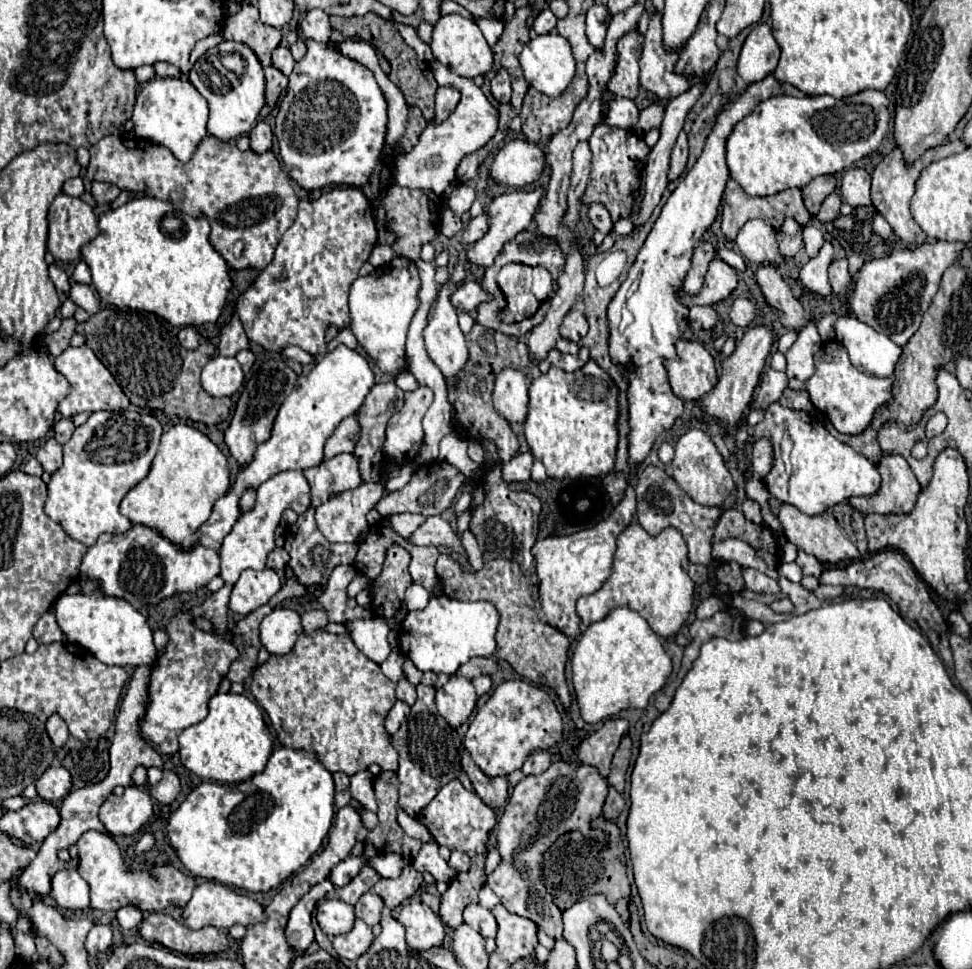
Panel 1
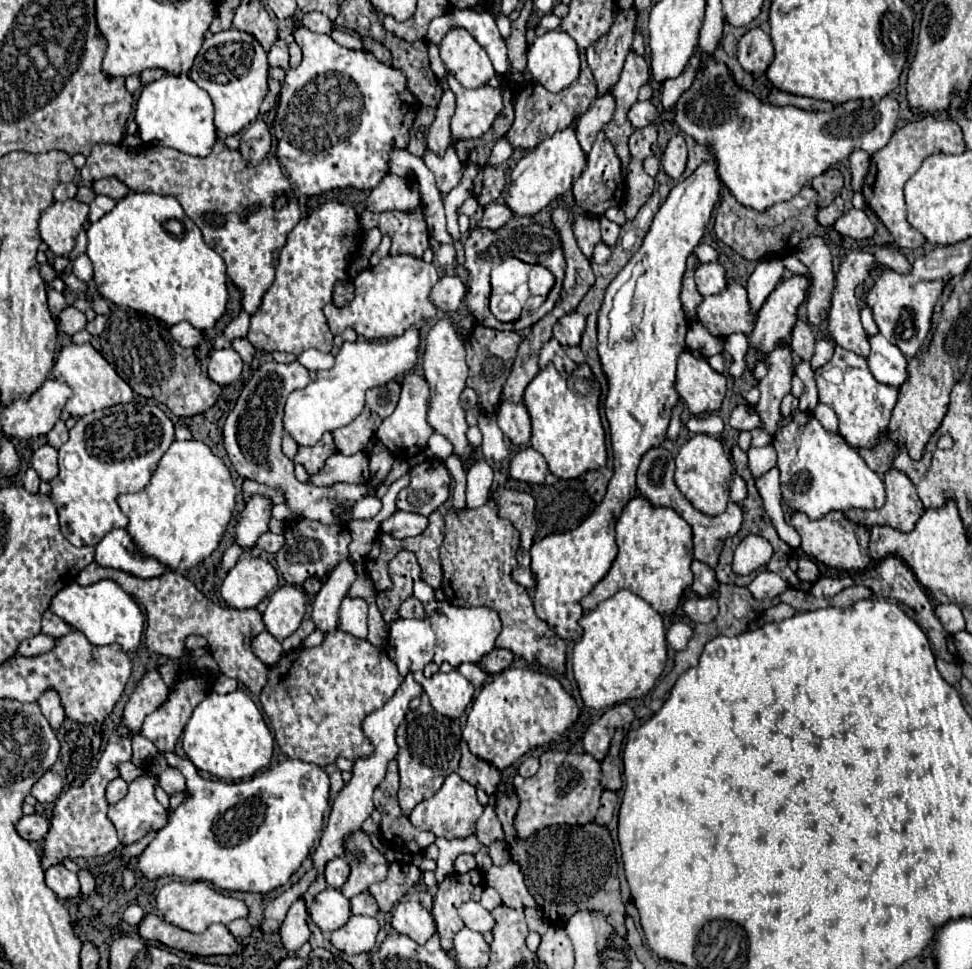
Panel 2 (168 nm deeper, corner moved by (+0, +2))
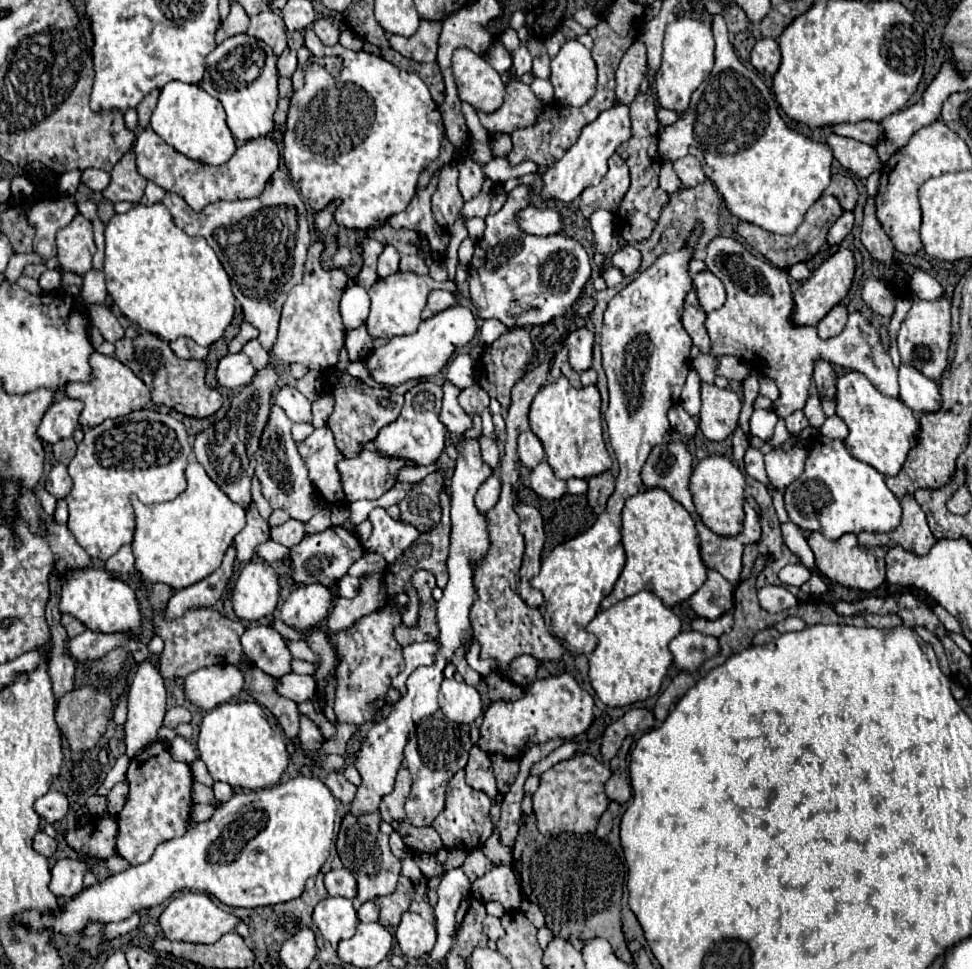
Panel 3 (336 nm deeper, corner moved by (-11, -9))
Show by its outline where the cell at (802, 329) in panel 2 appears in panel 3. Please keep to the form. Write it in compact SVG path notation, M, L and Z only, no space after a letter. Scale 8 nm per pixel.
M818 361L814 367L814 383L820 397L836 401L836 375L830 363Z

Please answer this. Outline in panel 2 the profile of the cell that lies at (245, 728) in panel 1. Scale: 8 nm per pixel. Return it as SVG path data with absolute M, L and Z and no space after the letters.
M243 690L225 696L209 692L209 696L197 704L183 730L183 750L197 770L209 772L227 782L237 782L251 778L255 772L269 766L273 756L273 736L259 708Z

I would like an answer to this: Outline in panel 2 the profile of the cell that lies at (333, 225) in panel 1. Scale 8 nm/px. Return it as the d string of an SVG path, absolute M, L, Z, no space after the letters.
M329 200L315 212L301 218L293 232L289 232L279 254L275 282L263 294L257 312L251 314L247 340L265 352L279 350L295 356L309 348L329 352L333 336L325 324L323 308L333 302L335 284L349 278L347 268L357 258L363 236L365 232L355 208L339 200Z

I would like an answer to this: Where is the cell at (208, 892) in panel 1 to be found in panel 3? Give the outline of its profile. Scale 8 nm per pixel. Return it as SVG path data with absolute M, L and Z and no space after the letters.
M182 893L174 897L158 917L162 935L166 939L178 939L188 943L216 943L222 935L234 931L238 921L238 917L222 911L206 893Z

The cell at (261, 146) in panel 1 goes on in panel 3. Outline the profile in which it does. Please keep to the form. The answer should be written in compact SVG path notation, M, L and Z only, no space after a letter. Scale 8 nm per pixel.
M146 127L138 135L134 153L136 153L136 167L144 179L156 183L166 191L180 195L194 211L202 211L208 203L214 201L236 201L236 199L250 199L260 195L270 175L278 169L278 161L280 161L280 151L276 141L270 137L260 137L244 143L234 153L234 157L220 167L202 165L194 159L188 159L186 155L180 155L176 149L164 143L150 127Z

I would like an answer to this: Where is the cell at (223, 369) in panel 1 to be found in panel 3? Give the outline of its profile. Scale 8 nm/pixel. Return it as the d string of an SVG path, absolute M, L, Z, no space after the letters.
M242 351L240 353L228 353L226 357L220 359L218 363L218 369L216 369L216 379L222 387L228 387L228 389L240 389L244 385L248 385L254 377L256 369L252 367L248 355L244 355Z

